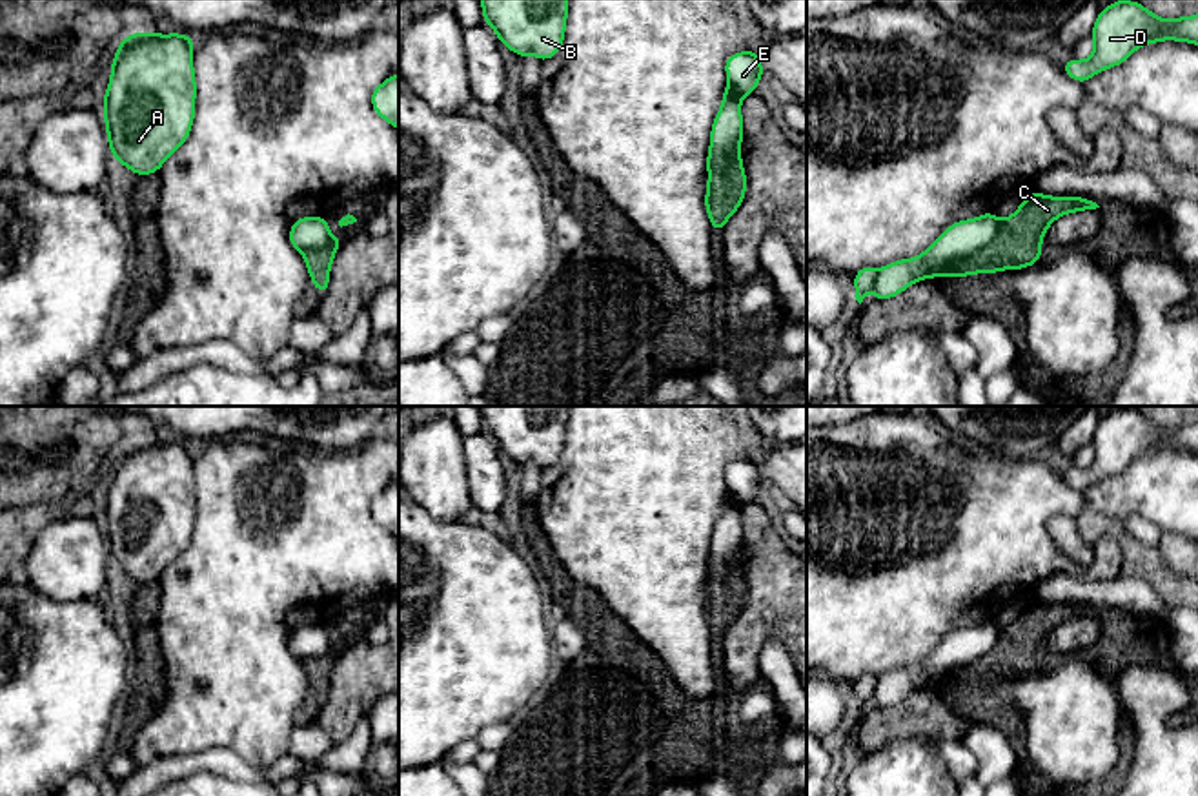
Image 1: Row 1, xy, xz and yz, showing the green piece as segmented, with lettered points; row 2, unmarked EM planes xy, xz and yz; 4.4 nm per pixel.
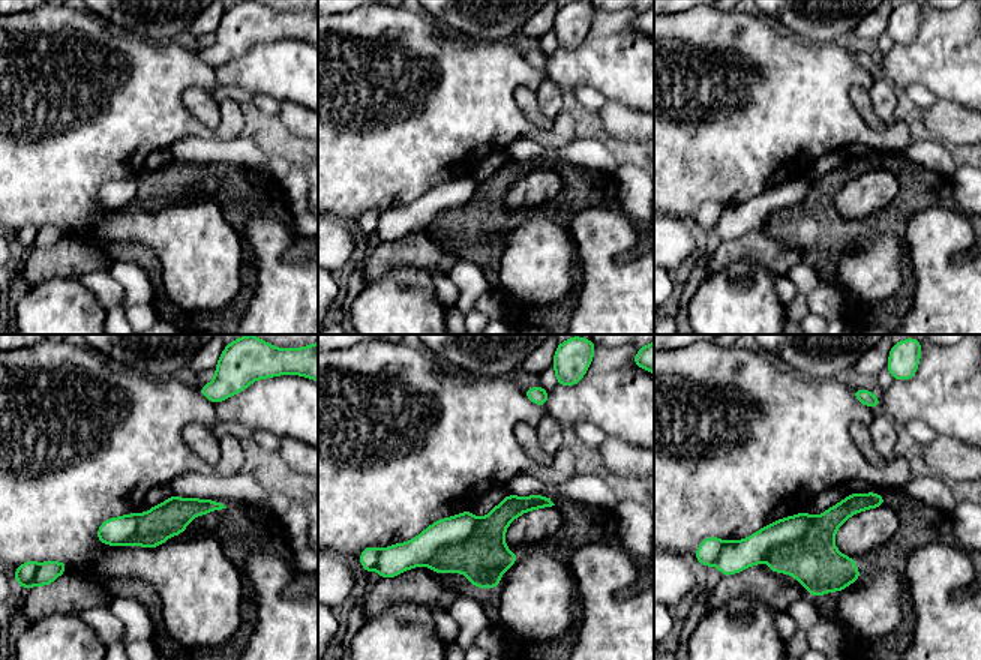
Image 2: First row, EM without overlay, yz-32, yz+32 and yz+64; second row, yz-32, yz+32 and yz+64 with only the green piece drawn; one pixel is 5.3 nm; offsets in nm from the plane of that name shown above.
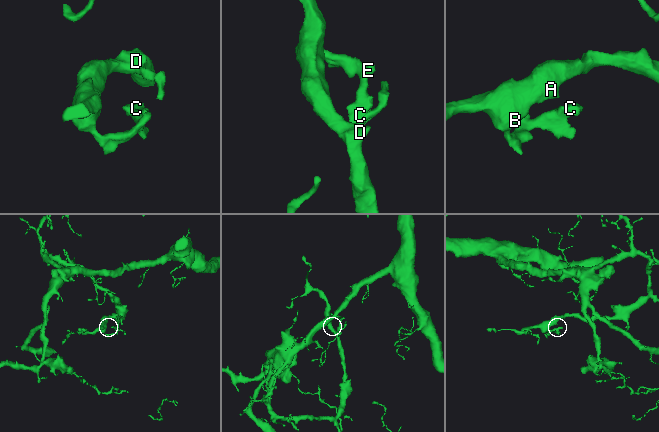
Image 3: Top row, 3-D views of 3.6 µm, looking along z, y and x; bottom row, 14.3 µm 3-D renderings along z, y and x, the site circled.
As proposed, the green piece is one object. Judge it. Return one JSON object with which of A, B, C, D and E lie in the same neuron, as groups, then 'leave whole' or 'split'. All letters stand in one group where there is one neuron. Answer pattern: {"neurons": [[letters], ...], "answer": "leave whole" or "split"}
{"neurons": [["A", "B", "D", "E"], ["C"]], "answer": "split"}

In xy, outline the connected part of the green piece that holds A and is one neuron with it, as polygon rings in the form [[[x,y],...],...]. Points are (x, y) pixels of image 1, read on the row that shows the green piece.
[[[131,33],[117,46],[102,102],[111,157],[137,175],[157,173],[189,137],[195,120],[193,36]]]

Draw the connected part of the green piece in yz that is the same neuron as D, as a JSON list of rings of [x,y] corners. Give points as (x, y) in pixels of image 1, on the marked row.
[[[1116,0],[1096,16],[1092,56],[1071,58],[1061,69],[1076,82],[1085,84],[1096,73],[1123,64],[1138,47],[1162,40],[1198,46],[1198,15],[1163,20],[1138,0]]]

